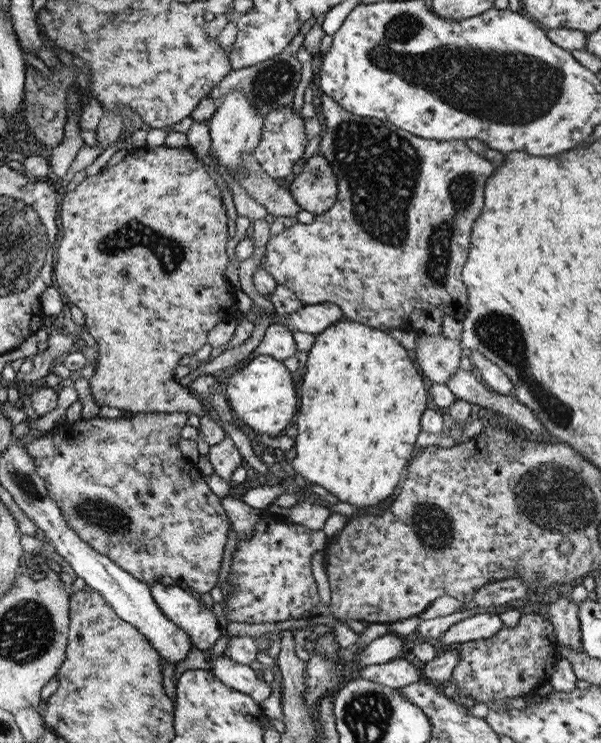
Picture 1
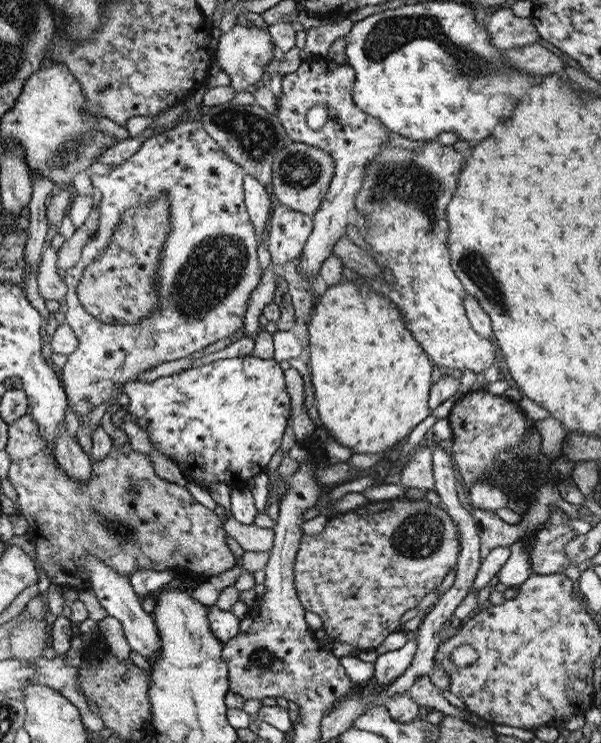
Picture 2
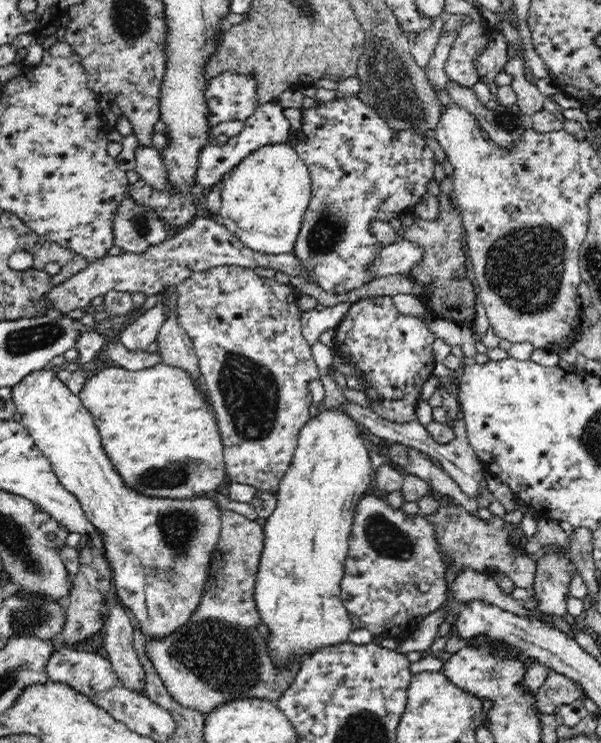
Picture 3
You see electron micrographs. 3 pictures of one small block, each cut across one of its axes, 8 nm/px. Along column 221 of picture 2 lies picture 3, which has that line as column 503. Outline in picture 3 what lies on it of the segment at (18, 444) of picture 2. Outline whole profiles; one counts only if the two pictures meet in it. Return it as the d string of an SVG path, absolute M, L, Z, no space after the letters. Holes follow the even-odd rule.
M441 504L437 515L426 516L426 519L436 527L438 545L440 545L442 551L445 552L445 560L452 560L456 564L457 574L460 574L464 568L474 568L479 572L485 572L491 575L497 572L503 572L515 582L515 586L527 590L531 590L532 586L534 586L536 575L538 575L537 564L528 558L524 549L511 544L509 541L509 532L505 529L505 524L507 522L504 522L500 517L495 516L491 520L491 523L486 523L485 521L482 521L482 519L468 514L459 505L454 504L450 507L448 504Z

